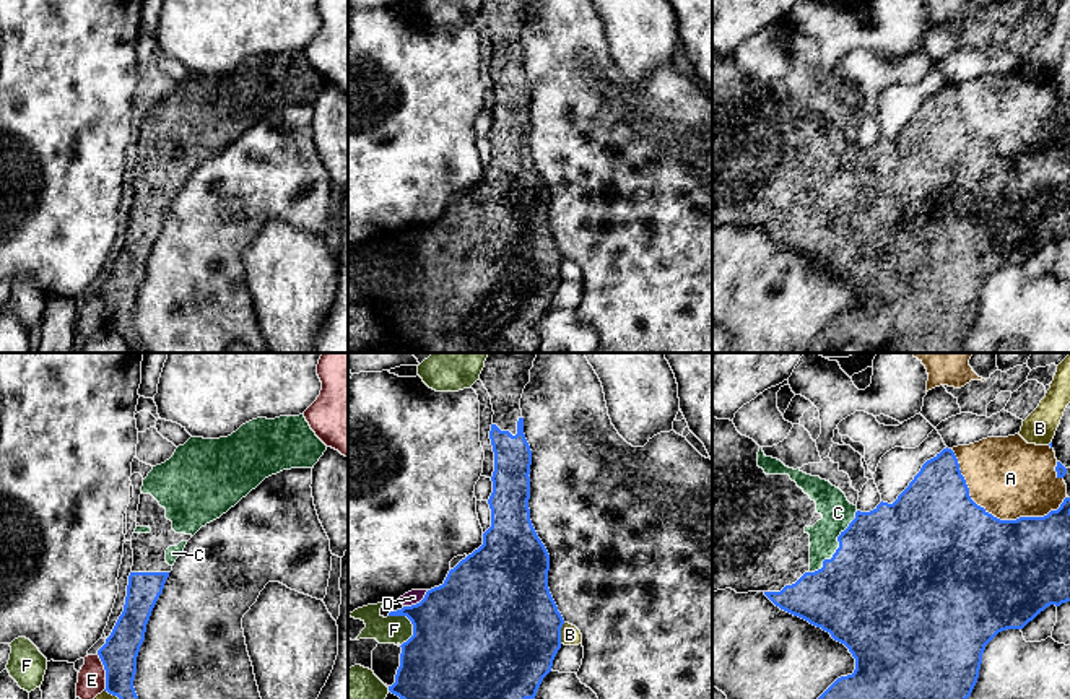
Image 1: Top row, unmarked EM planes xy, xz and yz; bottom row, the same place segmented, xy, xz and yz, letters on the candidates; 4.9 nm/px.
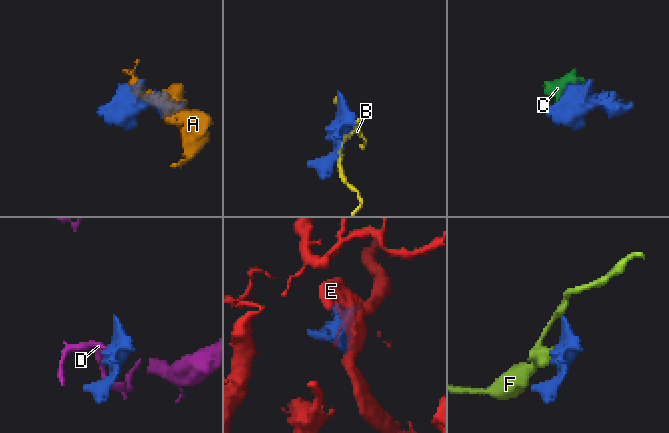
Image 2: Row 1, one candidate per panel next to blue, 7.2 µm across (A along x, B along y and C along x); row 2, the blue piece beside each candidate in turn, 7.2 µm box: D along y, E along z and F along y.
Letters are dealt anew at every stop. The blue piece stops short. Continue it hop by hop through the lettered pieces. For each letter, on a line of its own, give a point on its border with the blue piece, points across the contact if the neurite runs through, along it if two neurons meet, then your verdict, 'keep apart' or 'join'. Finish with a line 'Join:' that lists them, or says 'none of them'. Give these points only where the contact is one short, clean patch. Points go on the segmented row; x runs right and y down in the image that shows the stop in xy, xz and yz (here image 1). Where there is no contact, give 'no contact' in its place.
A: meets blue in yz at (996, 517); keep apart
B: meets blue in xz at (560, 633); keep apart
C: meets blue in yz at (839, 547); join
D: meets blue in xz at (417, 603); keep apart
E: meets blue in xy at (106, 672); keep apart
F: meets blue in xz at (412, 623); keep apart
Join: C

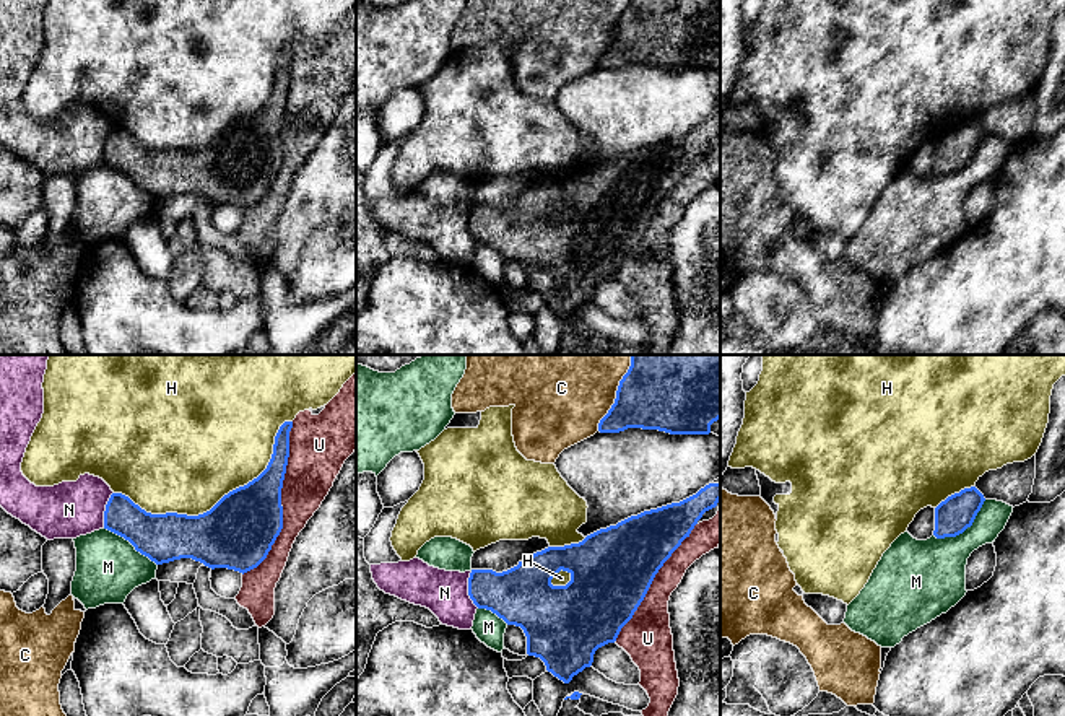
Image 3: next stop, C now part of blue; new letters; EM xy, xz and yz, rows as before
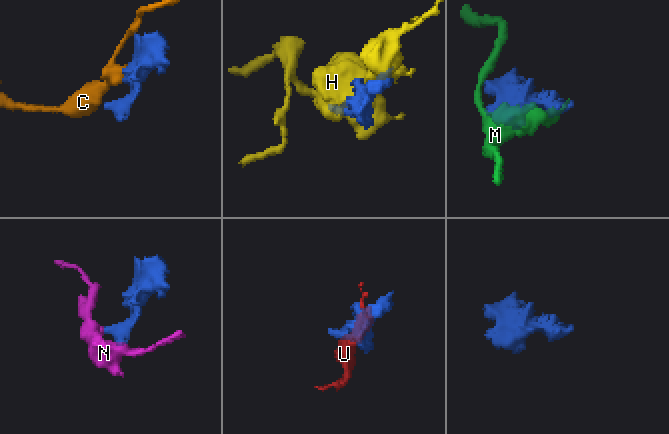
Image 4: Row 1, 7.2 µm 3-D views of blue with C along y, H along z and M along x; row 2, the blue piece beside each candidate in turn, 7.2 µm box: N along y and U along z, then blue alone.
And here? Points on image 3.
C: meets blue in xz at (617, 392); keep apart
H: meets blue in xy at (217, 503); keep apart
M: meets blue in yz at (965, 529); keep apart
N: meets blue in xz at (469, 589); border along xz (470, 571), (469, 598), (478, 607); keep apart
U: meets blue in xy at (280, 502); keep apart
Join: none of them

